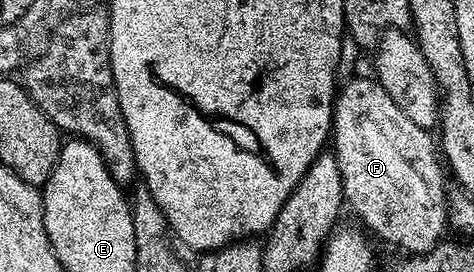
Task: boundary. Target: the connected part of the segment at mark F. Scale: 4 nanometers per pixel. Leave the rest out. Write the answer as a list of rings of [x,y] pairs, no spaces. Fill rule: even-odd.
[[[367,76],[349,81],[344,88],[342,85],[333,105],[333,151],[343,179],[343,199],[346,207],[359,215],[358,223],[364,229],[375,231],[381,239],[404,248],[404,253],[428,252],[444,239],[443,231],[449,228],[449,191],[436,137],[434,140],[428,129],[417,126],[417,122],[413,122],[413,118],[389,98],[379,81]]]

